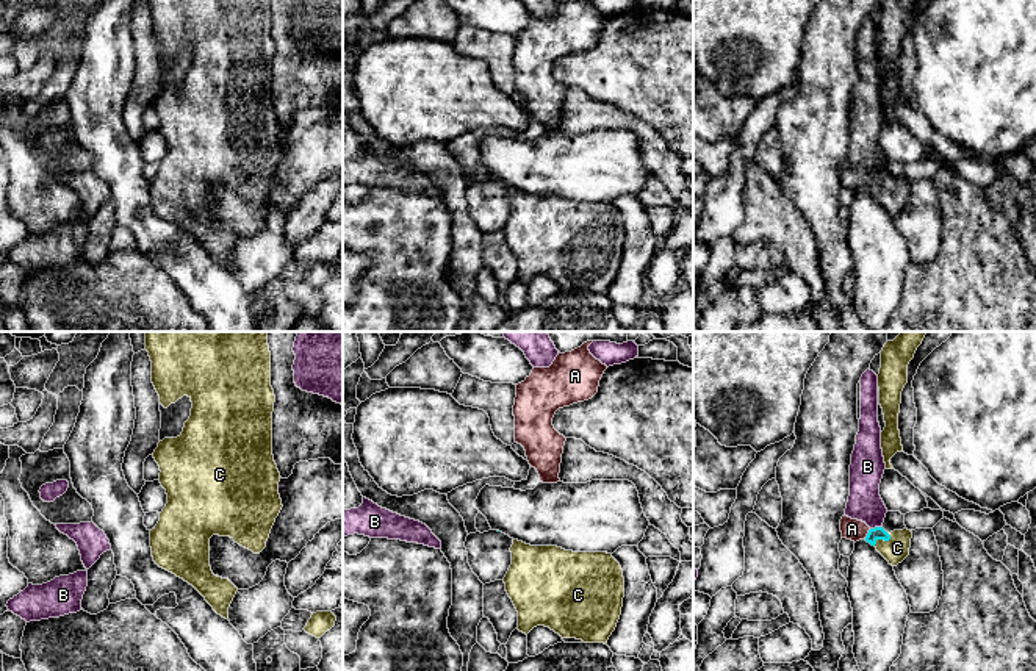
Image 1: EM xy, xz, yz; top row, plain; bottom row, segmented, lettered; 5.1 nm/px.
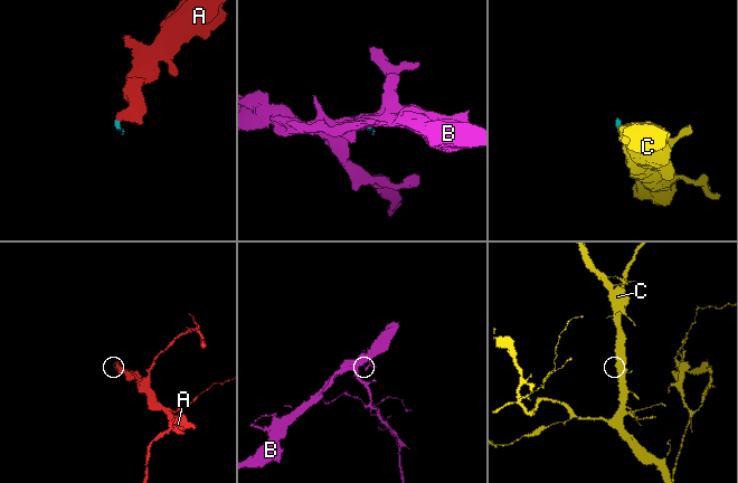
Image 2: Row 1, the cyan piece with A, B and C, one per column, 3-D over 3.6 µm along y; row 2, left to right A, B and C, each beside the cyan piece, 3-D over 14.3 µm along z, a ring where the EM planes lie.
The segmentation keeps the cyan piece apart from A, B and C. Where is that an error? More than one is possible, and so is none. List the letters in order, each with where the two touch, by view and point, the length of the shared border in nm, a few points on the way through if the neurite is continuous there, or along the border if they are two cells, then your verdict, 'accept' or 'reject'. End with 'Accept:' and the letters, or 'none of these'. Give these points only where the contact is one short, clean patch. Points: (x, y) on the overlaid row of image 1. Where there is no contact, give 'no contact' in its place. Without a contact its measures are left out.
A: meets cyan in yz at (867, 534); contact 60 nm long; runs through yz (875, 534), (867, 534), (852, 529); accept
B: meets cyan in yz at (875, 527); contact 70 nm long; border along yz (881, 526), (870, 529); reject
C: meets cyan in yz at (883, 538); contact 110 nm long; runs through yz (875, 534), (883, 538), (897, 548); accept
Accept: A, C

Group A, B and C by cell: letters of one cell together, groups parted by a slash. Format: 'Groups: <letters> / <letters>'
Groups: A C / B

